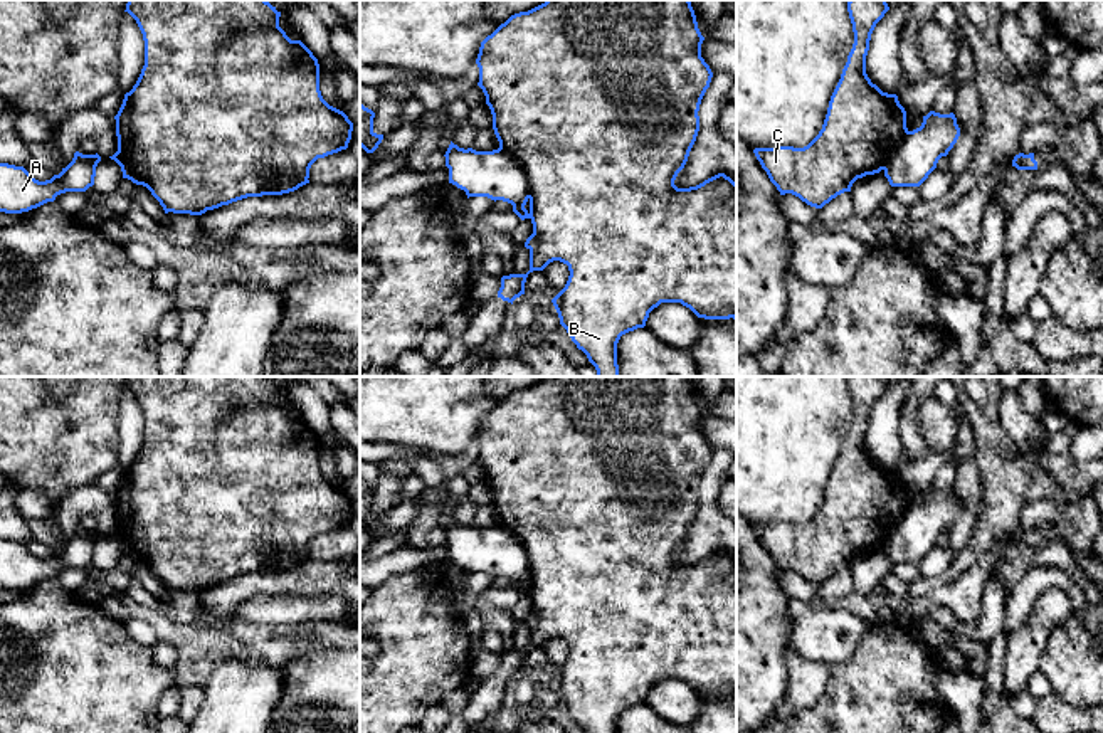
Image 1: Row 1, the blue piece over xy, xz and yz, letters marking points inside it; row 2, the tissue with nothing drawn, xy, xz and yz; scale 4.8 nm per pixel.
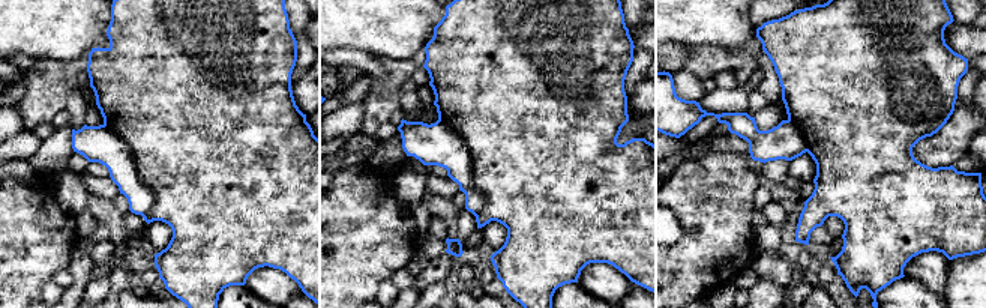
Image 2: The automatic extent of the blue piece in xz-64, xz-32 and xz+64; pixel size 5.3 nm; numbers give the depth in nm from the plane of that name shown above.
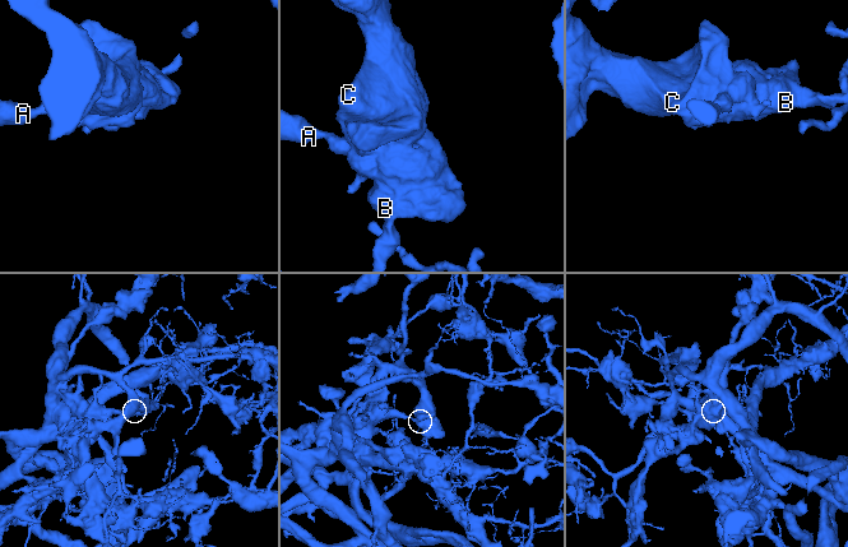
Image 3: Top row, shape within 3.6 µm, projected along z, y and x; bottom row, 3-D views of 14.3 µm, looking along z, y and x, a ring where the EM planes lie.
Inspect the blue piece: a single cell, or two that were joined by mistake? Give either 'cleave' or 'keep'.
cleave

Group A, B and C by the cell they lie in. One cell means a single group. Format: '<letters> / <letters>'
A / B C

